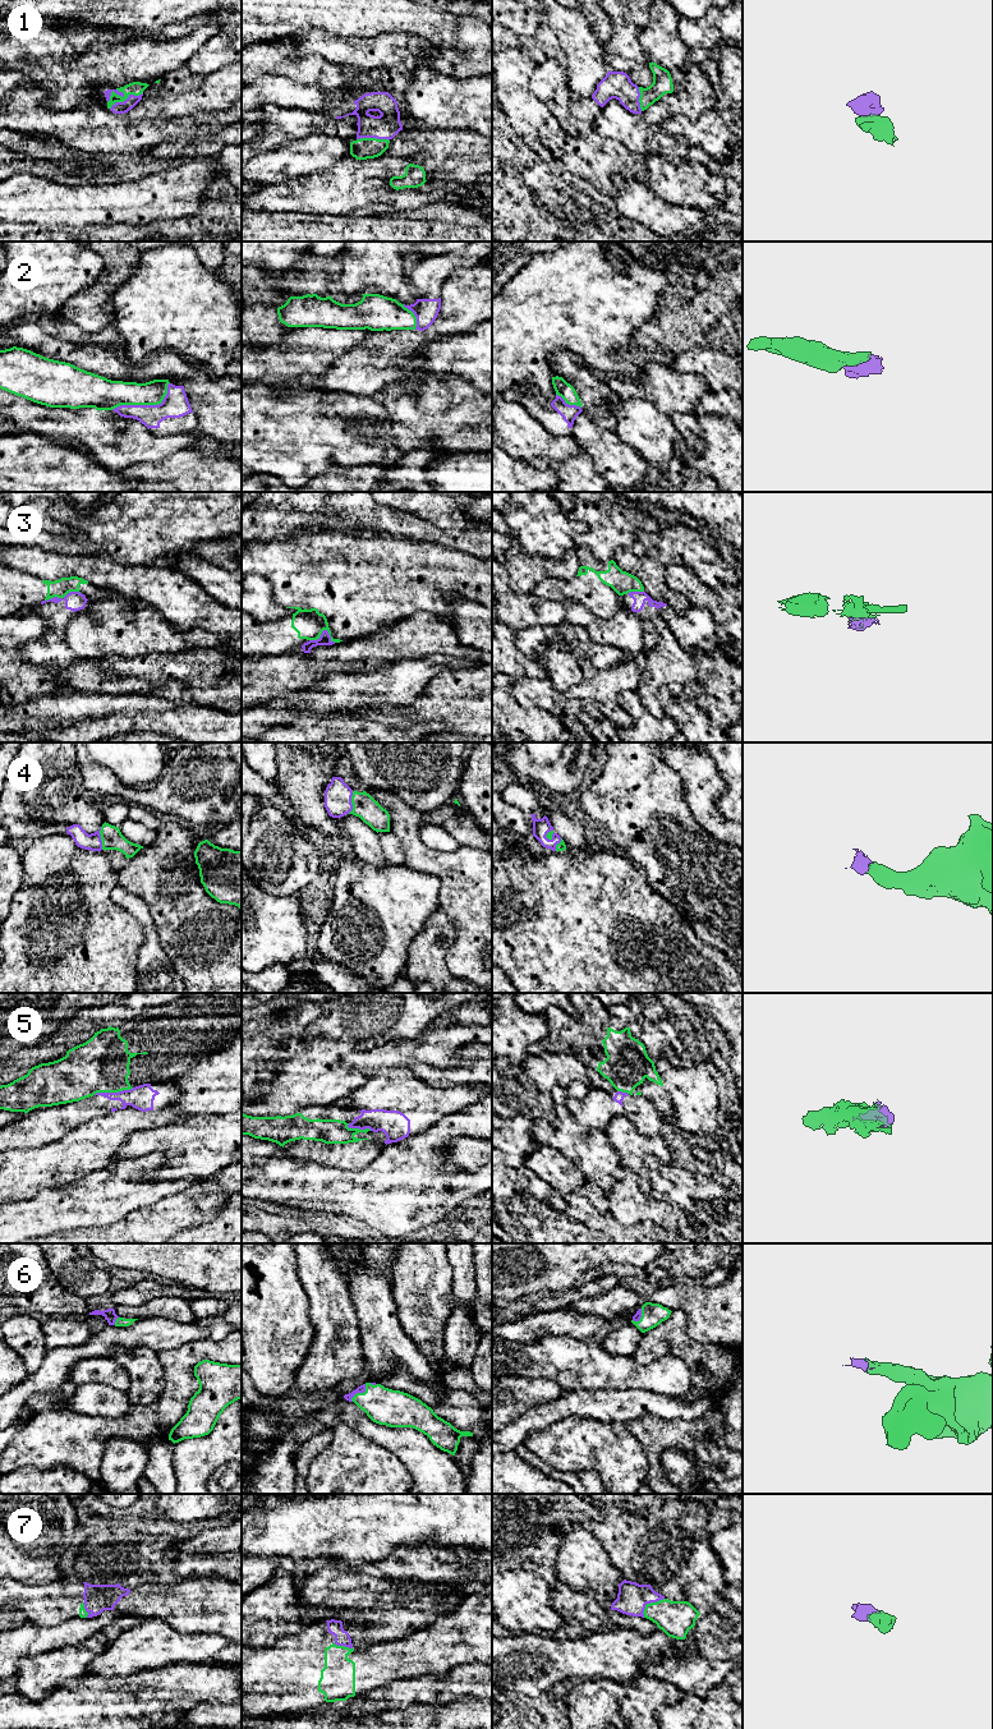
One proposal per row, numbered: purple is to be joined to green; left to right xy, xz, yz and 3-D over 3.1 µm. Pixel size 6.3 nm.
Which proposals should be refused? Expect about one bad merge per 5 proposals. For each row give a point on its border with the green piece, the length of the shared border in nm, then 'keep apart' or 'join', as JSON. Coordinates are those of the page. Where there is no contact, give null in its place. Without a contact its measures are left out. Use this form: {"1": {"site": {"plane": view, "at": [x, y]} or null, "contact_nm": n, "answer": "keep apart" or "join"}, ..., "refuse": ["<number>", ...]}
{"1": {"site": {"plane": "xy", "at": [125, 99]}, "contact_nm": 240, "answer": "join"}, "2": {"site": {"plane": "xy", "at": [146, 404]}, "contact_nm": 400, "answer": "join"}, "3": {"site": {"plane": "xz", "at": [323, 629]}, "contact_nm": 170, "answer": "keep apart"}, "4": {"site": {"plane": "xy", "at": [101, 838]}, "contact_nm": 140, "answer": "join"}, "5": {"site": {"plane": "xy", "at": [113, 1091]}, "contact_nm": 260, "answer": "keep apart"}, "6": {"site": {"plane": "xz", "at": [361, 1393]}, "contact_nm": 140, "answer": "join"}, "7": {"site": {"plane": "yz", "at": [648, 1604]}, "contact_nm": 180, "answer": "join"}, "refuse": ["3", "5"]}

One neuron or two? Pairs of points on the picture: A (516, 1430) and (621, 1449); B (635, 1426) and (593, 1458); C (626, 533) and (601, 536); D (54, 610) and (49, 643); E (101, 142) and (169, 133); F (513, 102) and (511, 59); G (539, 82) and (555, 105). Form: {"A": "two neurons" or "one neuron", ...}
{"A": "two neurons", "B": "two neurons", "C": "one neuron", "D": "one neuron", "E": "one neuron", "F": "one neuron", "G": "one neuron"}

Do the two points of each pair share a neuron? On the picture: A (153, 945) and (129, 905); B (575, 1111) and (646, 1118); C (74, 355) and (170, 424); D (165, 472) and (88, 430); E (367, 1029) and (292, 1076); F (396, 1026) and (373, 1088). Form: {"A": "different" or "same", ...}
{"A": "same", "B": "same", "C": "different", "D": "different", "E": "same", "F": "different"}

